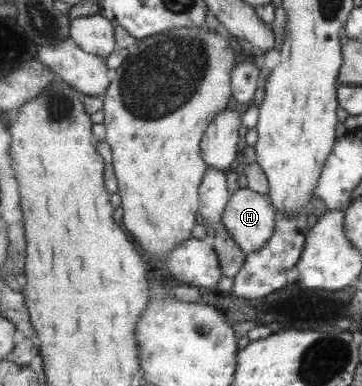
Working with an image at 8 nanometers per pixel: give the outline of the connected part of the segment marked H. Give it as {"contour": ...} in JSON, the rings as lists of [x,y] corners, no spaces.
{"contour":[[[237,188],[226,202],[221,223],[245,254],[259,250],[273,235],[277,214],[269,196]]]}

